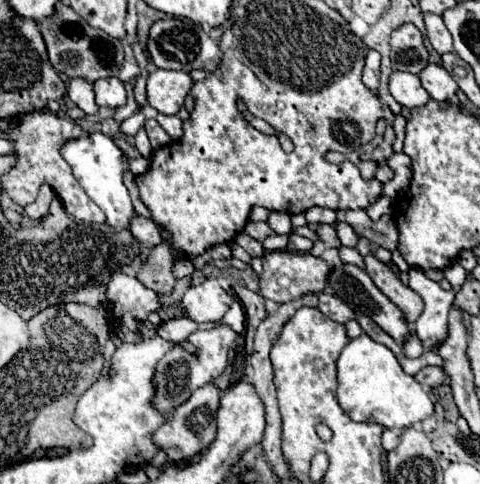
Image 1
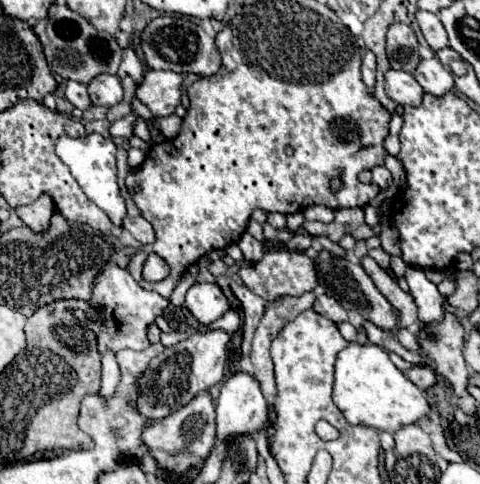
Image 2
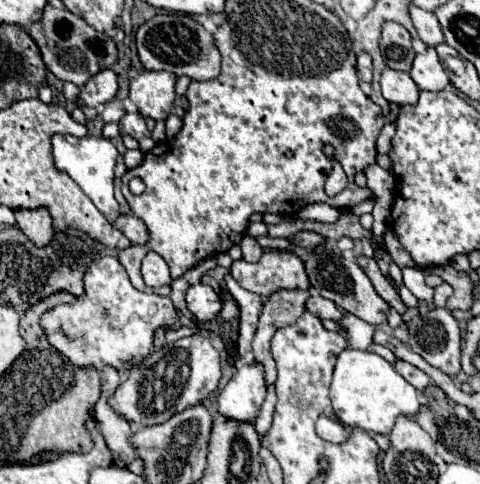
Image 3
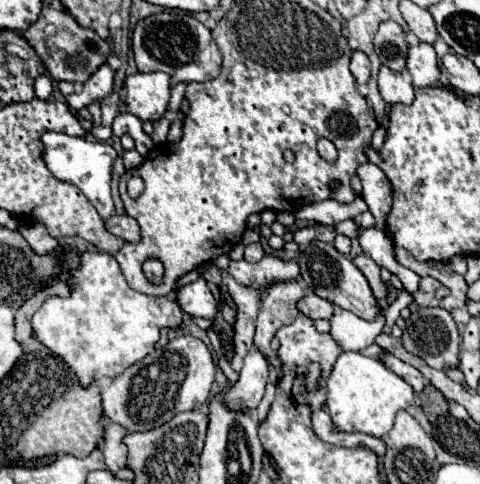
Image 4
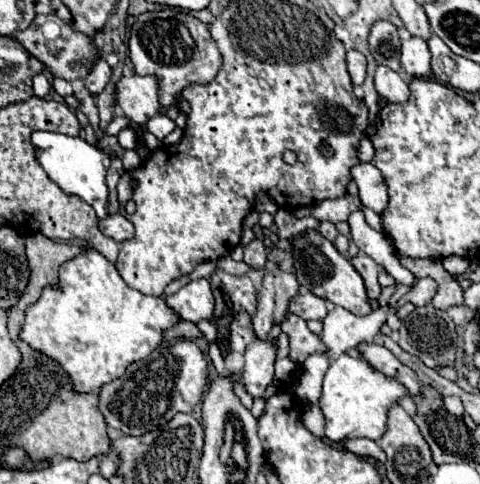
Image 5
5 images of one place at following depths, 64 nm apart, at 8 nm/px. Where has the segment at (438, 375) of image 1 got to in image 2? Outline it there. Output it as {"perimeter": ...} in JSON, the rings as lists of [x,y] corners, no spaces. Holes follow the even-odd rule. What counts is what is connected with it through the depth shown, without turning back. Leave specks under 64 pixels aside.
{"perimeter":[[[420,366],[420,368],[410,368],[406,372],[406,376],[418,386],[418,388],[430,388],[438,382],[438,376],[436,376],[436,370],[434,368],[428,368],[428,366]]]}

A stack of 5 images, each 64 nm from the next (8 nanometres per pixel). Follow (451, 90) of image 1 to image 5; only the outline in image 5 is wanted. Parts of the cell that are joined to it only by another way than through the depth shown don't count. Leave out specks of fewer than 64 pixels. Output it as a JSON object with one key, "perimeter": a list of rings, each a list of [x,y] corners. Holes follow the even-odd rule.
{"perimeter":[[[416,36],[402,40],[402,68],[420,80],[432,78],[432,66],[430,66],[430,50],[428,42],[420,40]]]}

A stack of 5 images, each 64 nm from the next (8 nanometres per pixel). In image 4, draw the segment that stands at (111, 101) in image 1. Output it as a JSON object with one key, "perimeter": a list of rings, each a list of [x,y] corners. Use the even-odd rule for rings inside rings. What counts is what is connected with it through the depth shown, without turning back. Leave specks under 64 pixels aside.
{"perimeter":[[[104,64],[104,68],[98,68],[98,72],[84,82],[82,92],[66,97],[66,103],[74,110],[82,110],[92,102],[100,102],[102,98],[110,96],[112,86],[114,86],[114,70],[108,64]]]}

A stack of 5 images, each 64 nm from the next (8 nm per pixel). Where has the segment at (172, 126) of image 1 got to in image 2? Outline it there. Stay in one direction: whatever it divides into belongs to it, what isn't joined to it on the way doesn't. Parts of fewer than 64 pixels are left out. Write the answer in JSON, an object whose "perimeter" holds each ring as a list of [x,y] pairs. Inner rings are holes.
{"perimeter":[[[172,114],[172,116],[166,116],[166,118],[158,118],[156,122],[158,122],[160,130],[164,132],[164,136],[166,136],[168,140],[172,140],[172,138],[178,136],[178,132],[180,132],[180,124],[182,124],[180,116]]]}

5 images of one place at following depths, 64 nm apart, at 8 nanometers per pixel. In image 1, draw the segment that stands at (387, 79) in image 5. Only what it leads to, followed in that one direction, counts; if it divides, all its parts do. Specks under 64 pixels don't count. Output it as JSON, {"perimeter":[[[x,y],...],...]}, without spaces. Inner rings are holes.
{"perimeter":[[[394,72],[390,80],[390,94],[400,106],[418,108],[430,100],[430,94],[422,88],[420,78],[410,72]]]}

